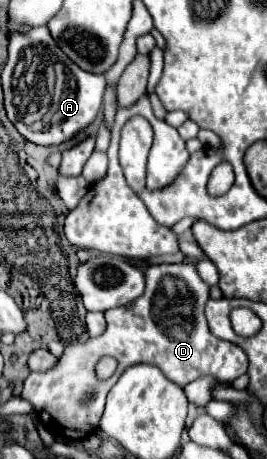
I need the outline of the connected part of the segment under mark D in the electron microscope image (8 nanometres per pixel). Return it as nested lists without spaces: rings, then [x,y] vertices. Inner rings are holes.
[[[160,263],[160,265],[148,267],[144,295],[140,295],[140,299],[132,301],[126,307],[110,309],[106,313],[106,331],[102,335],[92,337],[86,343],[66,345],[62,357],[56,361],[56,365],[52,369],[44,371],[44,373],[30,373],[28,379],[24,381],[24,391],[20,397],[26,399],[28,403],[32,403],[32,407],[38,411],[38,415],[48,431],[52,431],[58,437],[78,441],[78,439],[88,437],[98,427],[108,391],[118,381],[118,377],[124,373],[124,369],[128,369],[136,363],[148,363],[148,365],[158,367],[170,381],[174,381],[180,387],[188,385],[192,379],[198,379],[200,375],[216,375],[218,379],[228,379],[228,383],[232,383],[236,377],[246,373],[248,357],[238,345],[234,345],[230,341],[222,341],[210,333],[210,329],[206,325],[206,317],[204,317],[204,307],[206,307],[208,299],[210,299],[210,287],[200,279],[194,263]],[[106,355],[114,357],[118,361],[118,369],[110,379],[100,381],[96,377],[96,363]],[[90,393],[94,397],[92,397],[92,401],[86,403],[84,399]]]

